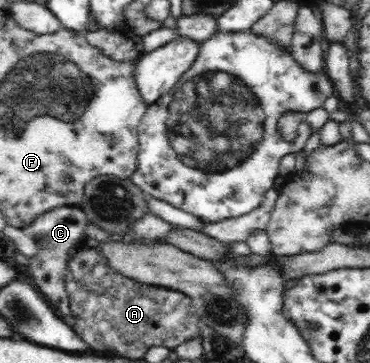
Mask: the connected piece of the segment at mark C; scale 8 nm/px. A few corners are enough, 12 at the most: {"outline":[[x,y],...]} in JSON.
{"outline":[[78,206],[37,216],[29,233],[30,281],[61,316],[70,314],[66,272],[84,240]]}

